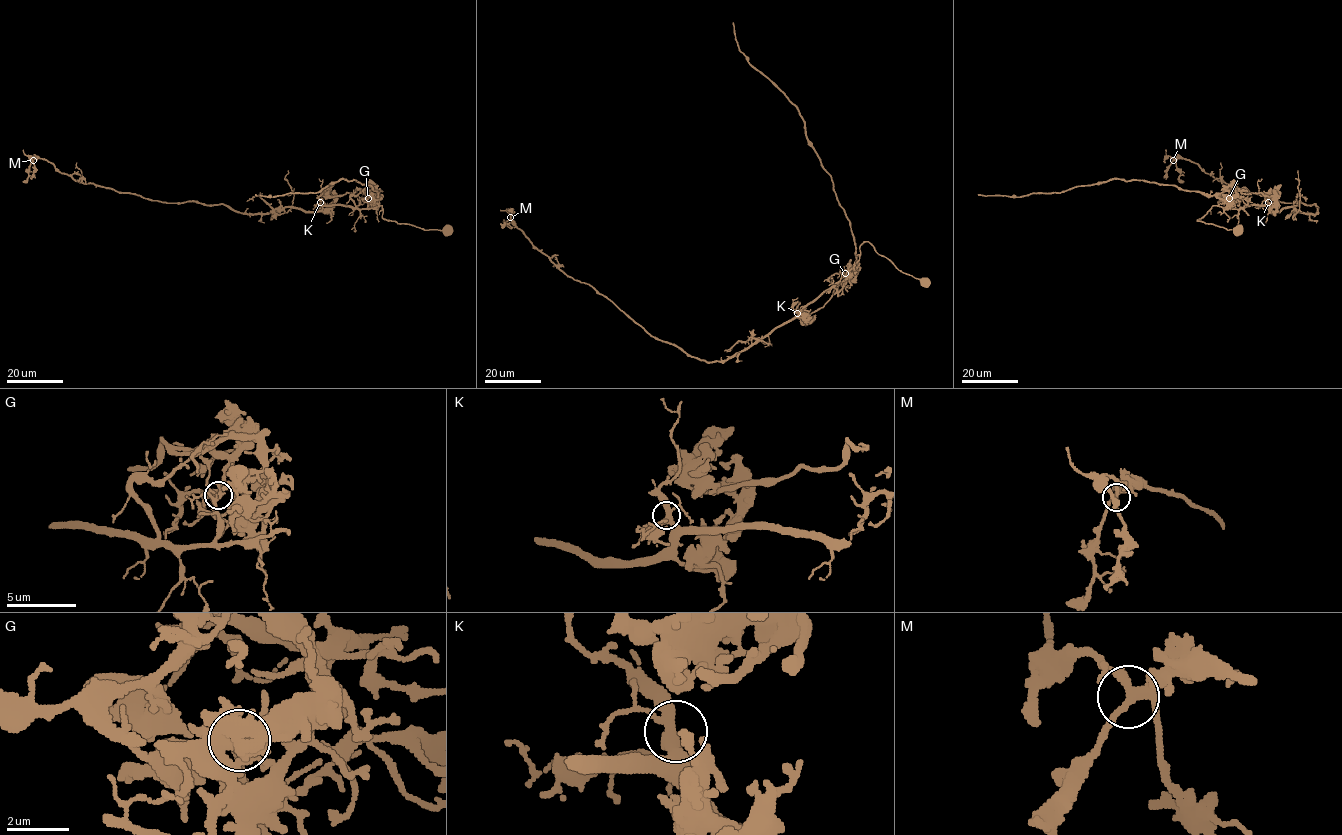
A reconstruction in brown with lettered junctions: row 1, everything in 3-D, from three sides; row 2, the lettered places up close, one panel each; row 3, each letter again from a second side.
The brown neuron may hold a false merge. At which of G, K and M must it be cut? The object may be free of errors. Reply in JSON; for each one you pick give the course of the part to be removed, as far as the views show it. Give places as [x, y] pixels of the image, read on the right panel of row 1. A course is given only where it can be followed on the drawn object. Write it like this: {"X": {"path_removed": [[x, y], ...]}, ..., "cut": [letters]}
{"G": {"path_removed": [[1229, 198], [1145, 180], [1109, 179], [1060, 192], [1018, 197], [978, 194]]}, "cut": ["G"]}

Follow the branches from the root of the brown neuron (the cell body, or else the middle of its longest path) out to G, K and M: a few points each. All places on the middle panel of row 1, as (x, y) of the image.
G: (925, 281), (901, 272), (868, 241), (860, 246), (859, 261), (845, 273)
K: (925, 281), (901, 272), (864, 241), (859, 247), (859, 261), (797, 313)
M: (925, 281), (864, 241), (859, 261), (797, 315), (726, 359), (705, 362), (567, 276), (510, 217)

